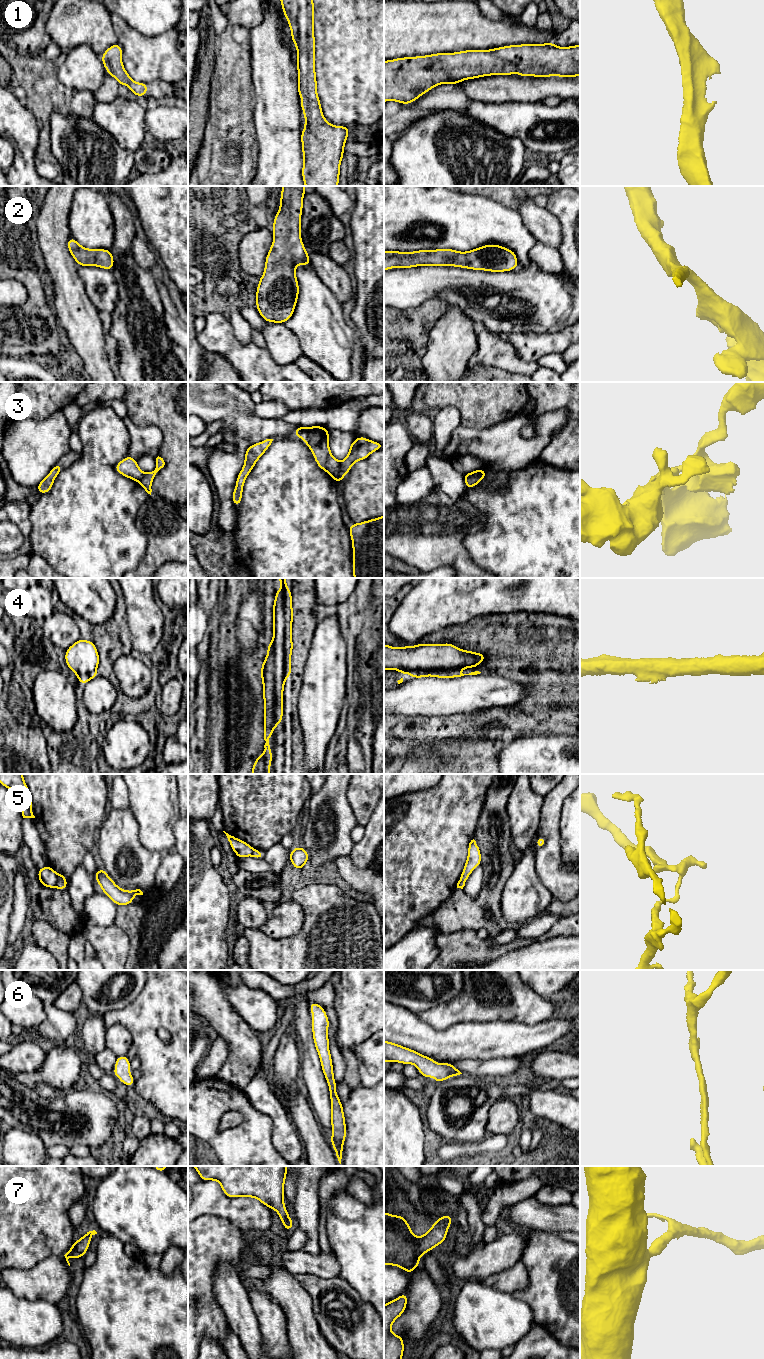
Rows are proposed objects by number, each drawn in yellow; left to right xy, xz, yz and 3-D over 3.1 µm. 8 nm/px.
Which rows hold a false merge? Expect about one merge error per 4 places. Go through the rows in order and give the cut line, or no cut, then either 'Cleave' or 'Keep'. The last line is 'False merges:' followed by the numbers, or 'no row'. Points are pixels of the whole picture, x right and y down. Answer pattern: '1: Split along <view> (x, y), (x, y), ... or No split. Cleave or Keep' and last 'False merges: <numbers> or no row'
1: No split. Keep
2: No split. Keep
3: Split along xz (339, 462), (339, 474), (342, 477). Cleave
4: No split. Keep
5: Split along xy (57, 874), (57, 884), (55, 887). Cleave
6: No split. Keep
7: No split. Keep
False merges: 3, 5

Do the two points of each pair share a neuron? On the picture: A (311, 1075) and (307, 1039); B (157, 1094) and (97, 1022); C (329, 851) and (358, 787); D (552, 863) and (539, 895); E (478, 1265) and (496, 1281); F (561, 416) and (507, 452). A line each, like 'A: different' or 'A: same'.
A: same
B: different
C: different
D: different
E: different
F: same

